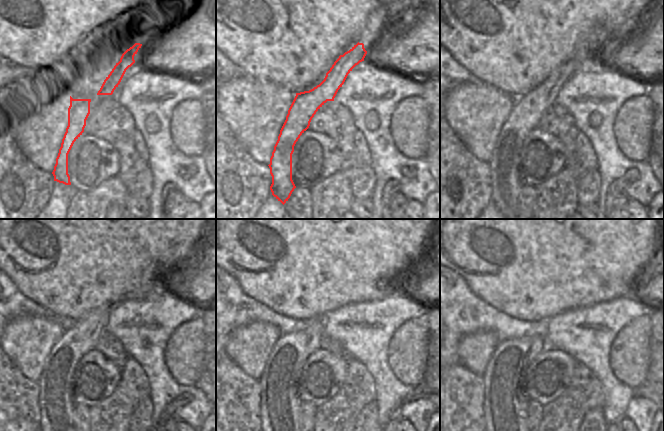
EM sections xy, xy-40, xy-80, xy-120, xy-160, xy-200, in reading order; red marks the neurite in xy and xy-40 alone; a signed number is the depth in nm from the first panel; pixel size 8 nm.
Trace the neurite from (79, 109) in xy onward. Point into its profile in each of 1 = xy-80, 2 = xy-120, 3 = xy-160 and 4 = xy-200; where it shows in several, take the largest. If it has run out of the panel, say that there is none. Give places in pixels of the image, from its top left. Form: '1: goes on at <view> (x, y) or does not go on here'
1: goes on at xy-80 (528, 109)
2: goes on at xy-120 (55, 402)
3: goes on at xy-160 (280, 408)
4: goes on at xy-200 (505, 405)

